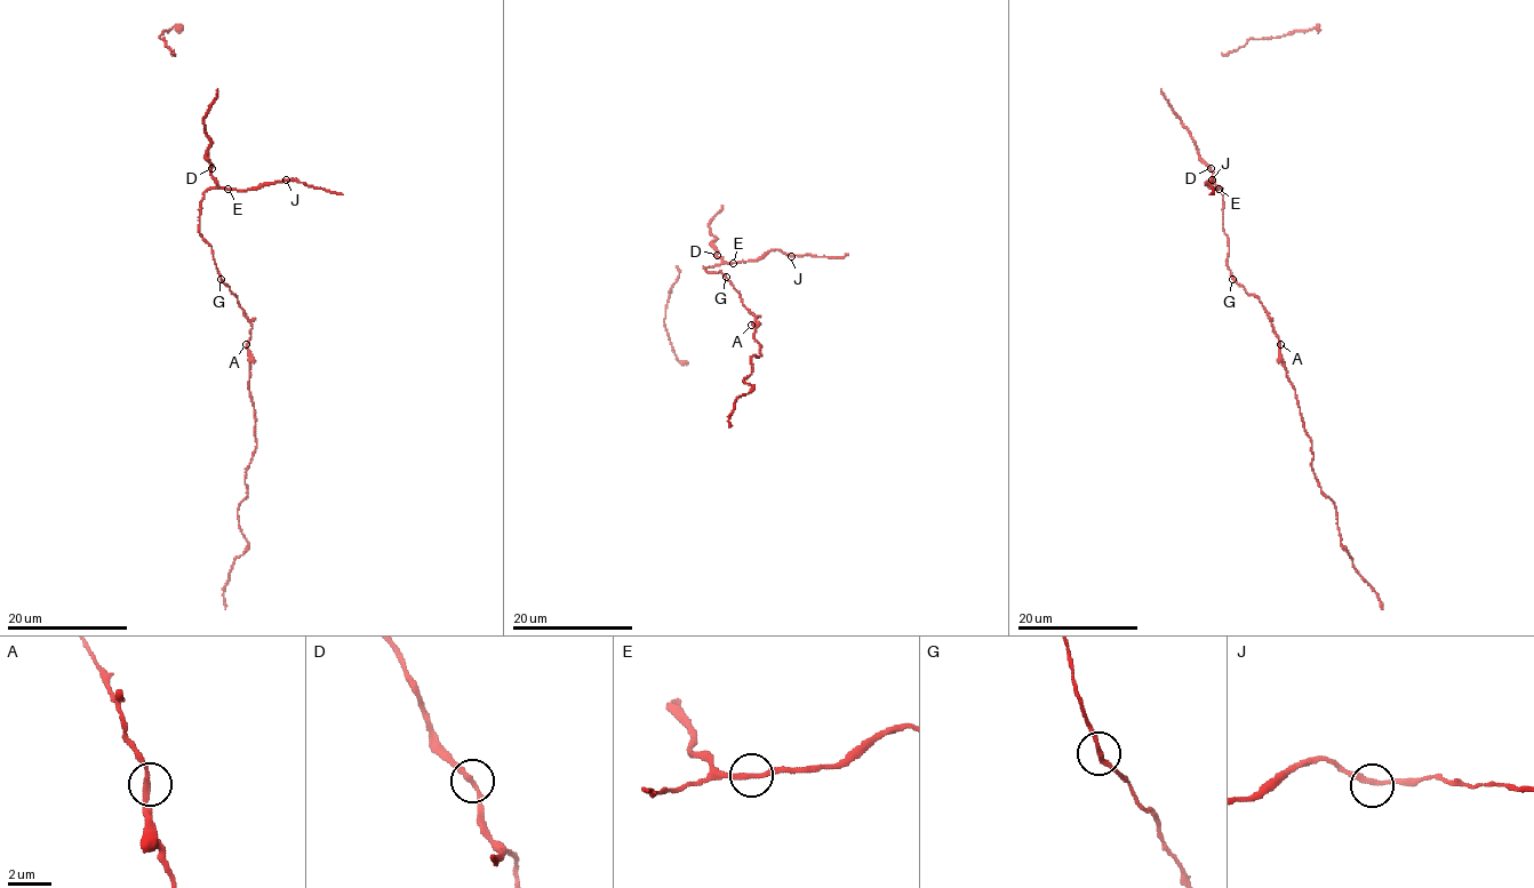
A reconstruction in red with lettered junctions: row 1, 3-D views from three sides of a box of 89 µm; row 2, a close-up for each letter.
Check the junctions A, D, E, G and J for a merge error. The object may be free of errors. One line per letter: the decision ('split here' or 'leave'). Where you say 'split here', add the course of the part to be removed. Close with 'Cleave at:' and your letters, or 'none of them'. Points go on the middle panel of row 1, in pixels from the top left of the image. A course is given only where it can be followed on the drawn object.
A: leave
D: leave
E: leave
G: leave
J: leave
Cleave at: none of them

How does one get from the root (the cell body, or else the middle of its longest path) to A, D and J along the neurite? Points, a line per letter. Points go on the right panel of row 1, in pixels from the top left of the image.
A: (1233, 279), (1259, 300), (1280, 344)
D: (1233, 279), (1228, 265), (1229, 238), (1223, 229), (1223, 191), (1215, 184), (1211, 169)
J: (1233, 279), (1228, 265), (1229, 238), (1223, 229), (1223, 191), (1205, 184), (1212, 180)

